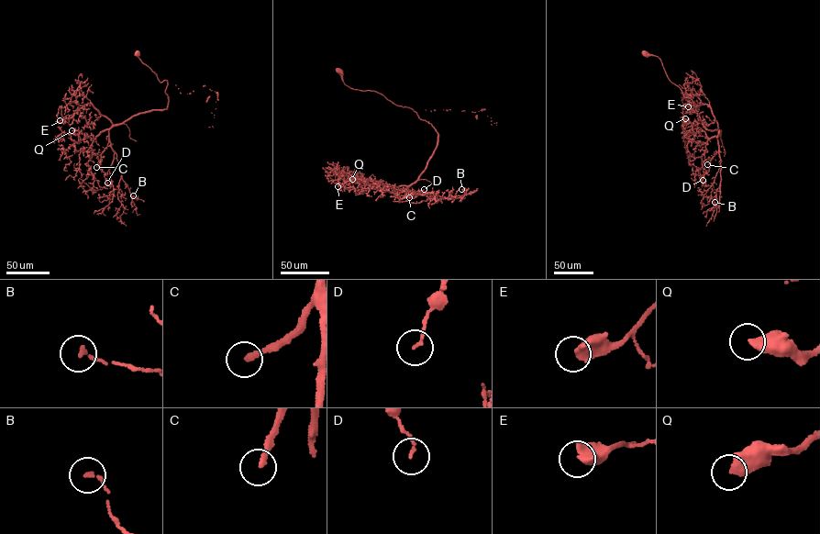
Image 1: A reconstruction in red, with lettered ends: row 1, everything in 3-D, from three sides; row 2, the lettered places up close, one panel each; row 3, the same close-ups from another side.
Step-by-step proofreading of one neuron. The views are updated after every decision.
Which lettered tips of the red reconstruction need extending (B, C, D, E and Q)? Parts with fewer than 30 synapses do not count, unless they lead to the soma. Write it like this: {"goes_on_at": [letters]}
{"goes_on_at": ["C", "Q"]}

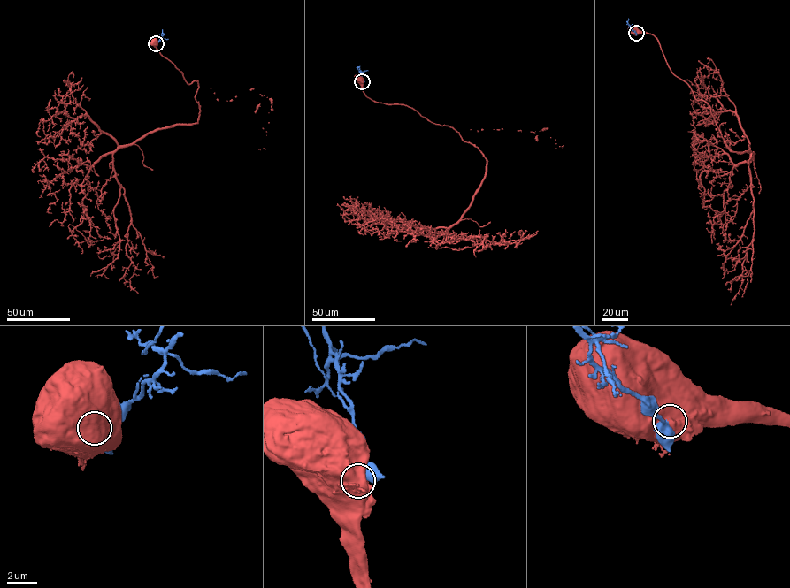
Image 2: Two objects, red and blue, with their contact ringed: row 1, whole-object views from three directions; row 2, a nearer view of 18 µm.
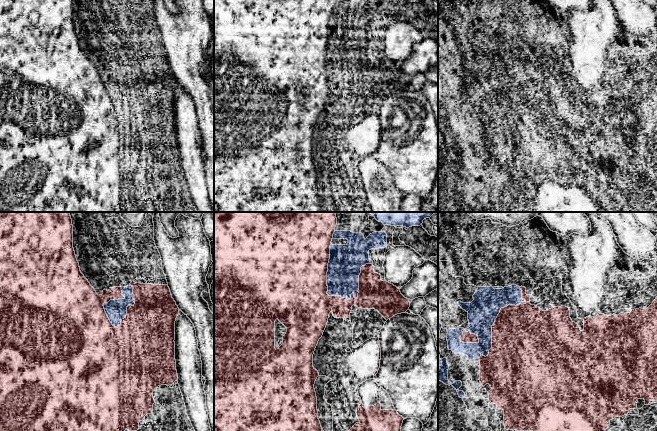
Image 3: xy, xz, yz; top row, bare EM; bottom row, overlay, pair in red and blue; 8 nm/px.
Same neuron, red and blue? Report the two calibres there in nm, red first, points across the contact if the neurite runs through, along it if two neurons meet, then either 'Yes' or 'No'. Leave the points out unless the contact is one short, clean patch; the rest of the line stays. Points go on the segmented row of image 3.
Thickness 500 nm (red) against 260 nm. No

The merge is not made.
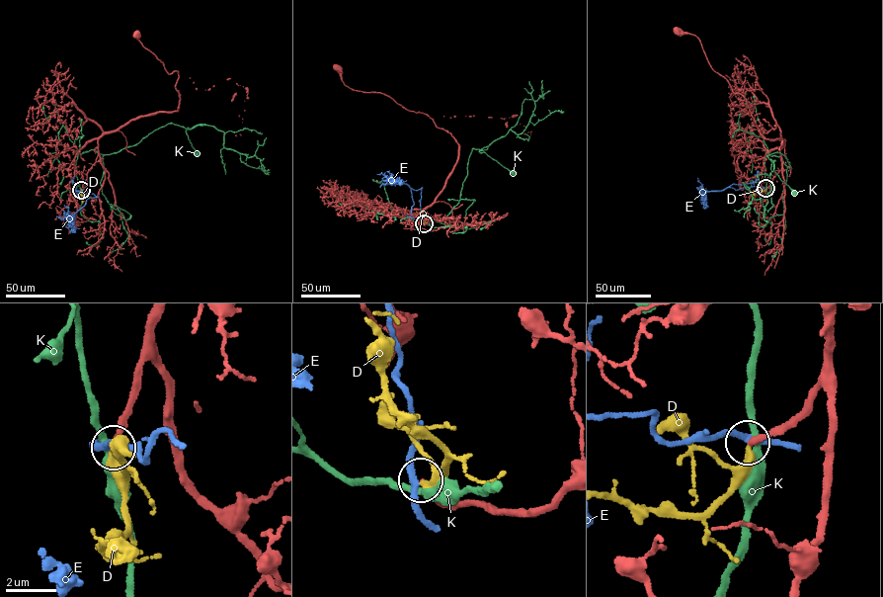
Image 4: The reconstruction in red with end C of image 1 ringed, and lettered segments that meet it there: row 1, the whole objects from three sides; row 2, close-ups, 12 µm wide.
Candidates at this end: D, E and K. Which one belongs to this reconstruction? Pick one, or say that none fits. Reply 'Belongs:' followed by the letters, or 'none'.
Belongs: D

